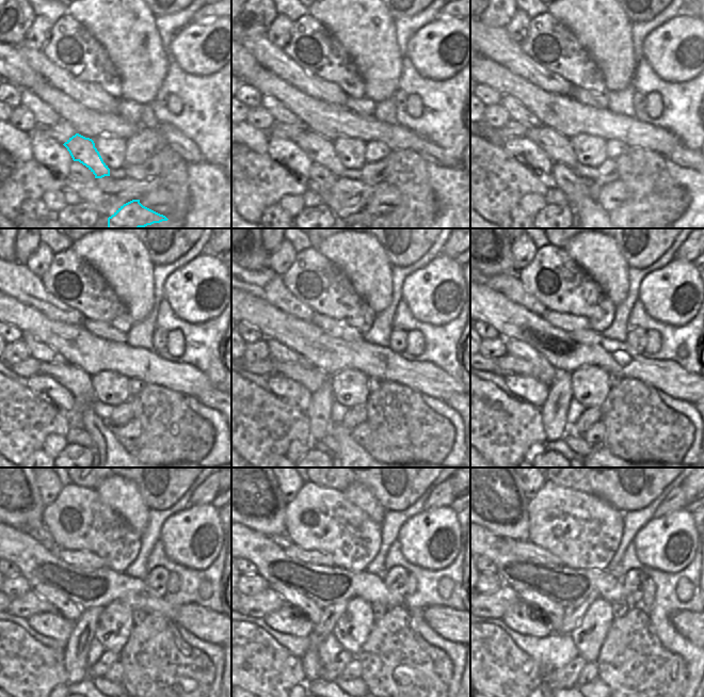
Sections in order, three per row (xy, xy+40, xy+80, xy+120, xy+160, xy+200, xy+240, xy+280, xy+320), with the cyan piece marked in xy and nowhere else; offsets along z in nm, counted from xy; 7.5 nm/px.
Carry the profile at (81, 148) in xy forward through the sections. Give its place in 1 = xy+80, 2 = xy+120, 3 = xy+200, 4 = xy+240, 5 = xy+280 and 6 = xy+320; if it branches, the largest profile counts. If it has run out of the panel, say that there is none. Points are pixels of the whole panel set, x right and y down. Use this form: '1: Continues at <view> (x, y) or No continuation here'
1: Continues at xy+80 (557, 146)
2: Continues at xy+120 (79, 383)
3: Continues at xy+200 (507, 365)
4: Continues at xy+240 (24, 606)
5: Continues at xy+280 (258, 605)
6: Continues at xy+320 (495, 604).

